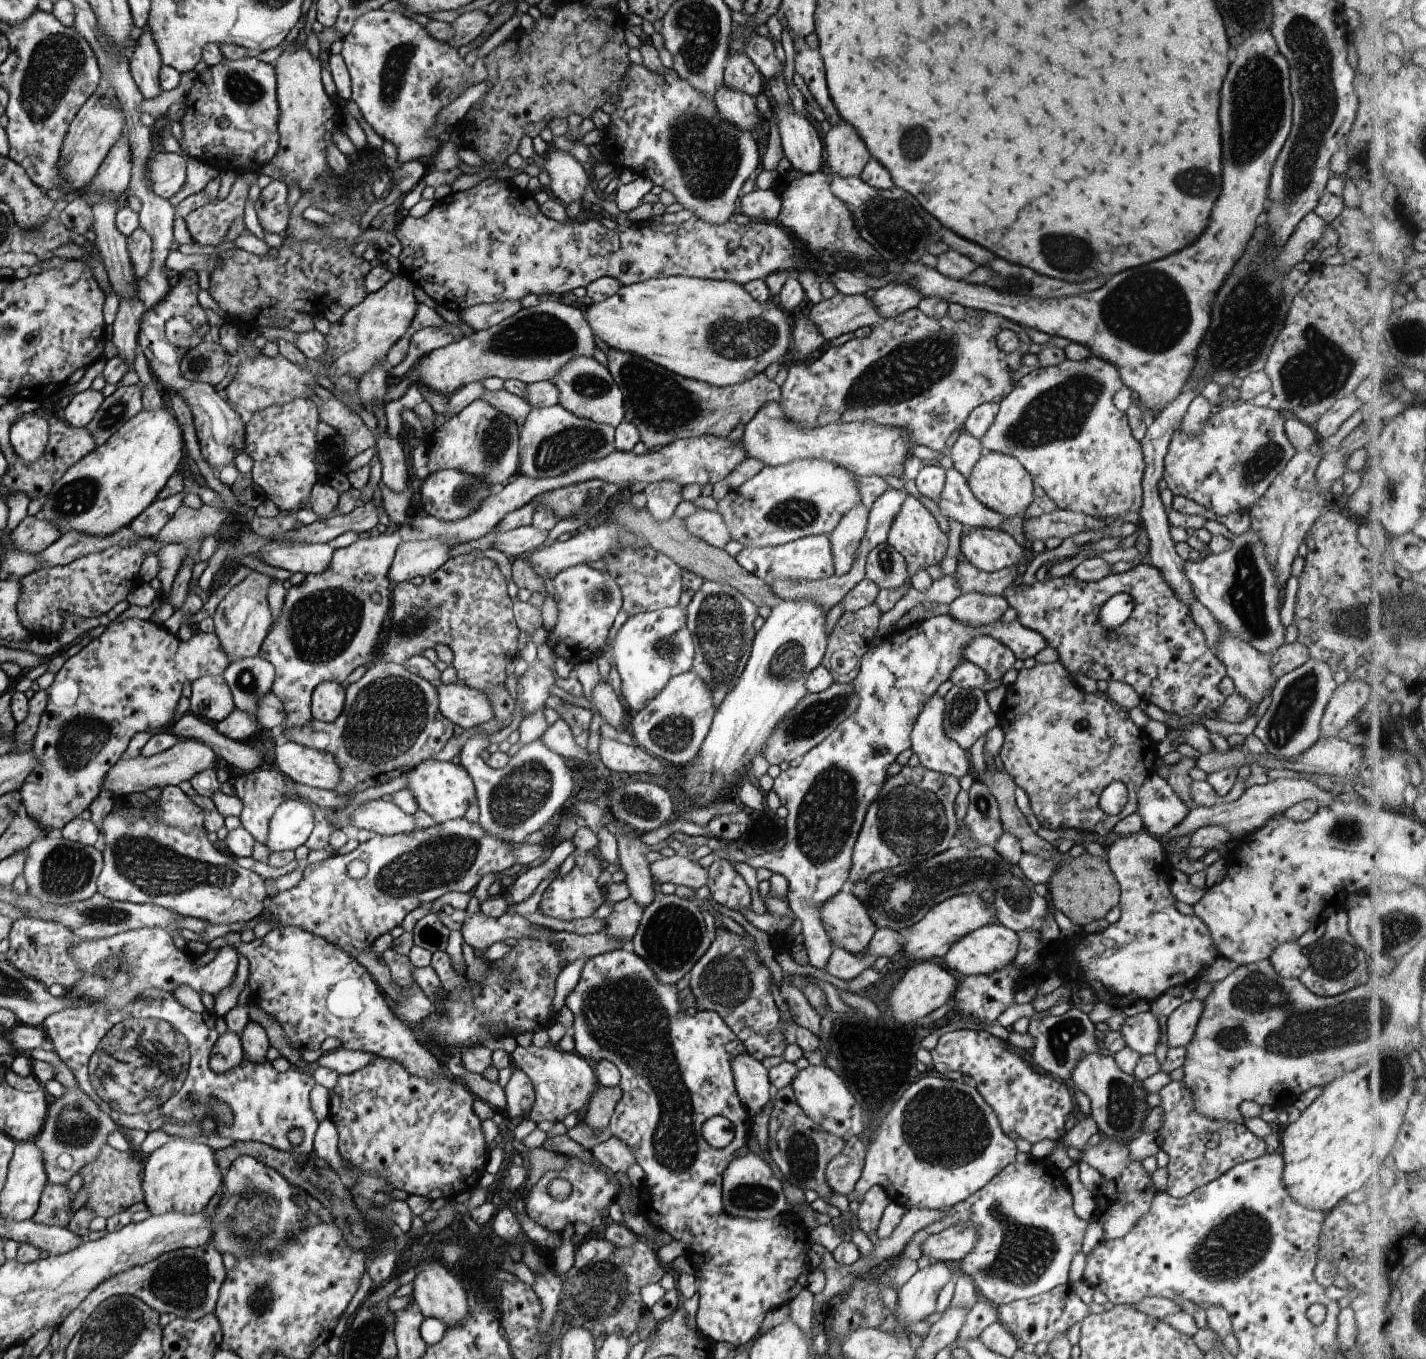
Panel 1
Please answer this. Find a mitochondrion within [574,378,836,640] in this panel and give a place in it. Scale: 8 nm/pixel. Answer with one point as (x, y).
(792, 513)

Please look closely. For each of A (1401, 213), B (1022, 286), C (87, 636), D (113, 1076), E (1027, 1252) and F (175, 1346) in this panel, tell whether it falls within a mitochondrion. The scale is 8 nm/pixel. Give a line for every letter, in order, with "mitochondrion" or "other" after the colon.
A: other
B: mitochondrion
C: other
D: mitochondrion
E: mitochondrion
F: other

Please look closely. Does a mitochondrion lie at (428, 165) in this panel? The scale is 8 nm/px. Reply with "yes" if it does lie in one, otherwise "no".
no

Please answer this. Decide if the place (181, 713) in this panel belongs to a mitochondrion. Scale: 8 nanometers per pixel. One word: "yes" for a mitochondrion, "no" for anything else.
no

